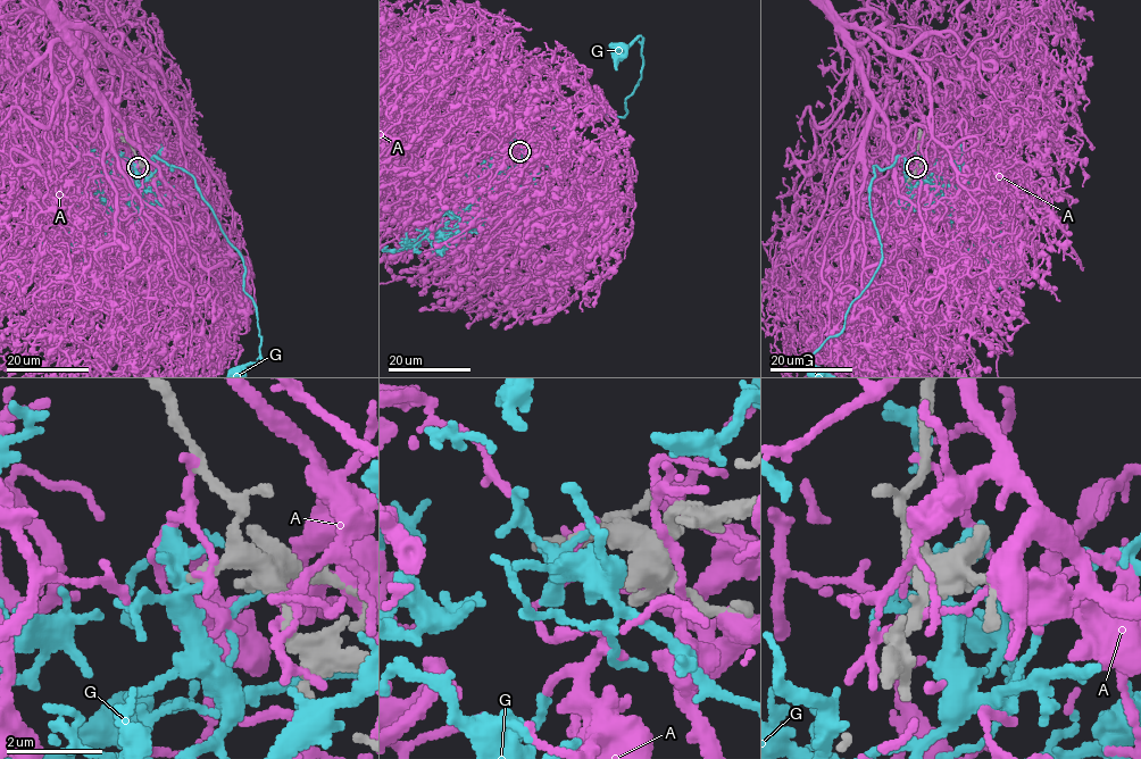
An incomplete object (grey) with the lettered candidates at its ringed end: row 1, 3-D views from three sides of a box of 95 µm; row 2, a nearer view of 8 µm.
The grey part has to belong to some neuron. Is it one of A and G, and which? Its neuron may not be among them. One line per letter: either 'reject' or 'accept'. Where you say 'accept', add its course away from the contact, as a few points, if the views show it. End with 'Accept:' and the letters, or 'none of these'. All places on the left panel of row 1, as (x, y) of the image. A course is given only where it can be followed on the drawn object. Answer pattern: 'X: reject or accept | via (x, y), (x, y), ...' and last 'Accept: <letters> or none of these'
A: reject
G: accept | via (138, 166), (140, 185), (156, 169), (156, 156), (192, 176), (241, 257), (260, 361), (235, 373)
Accept: G

